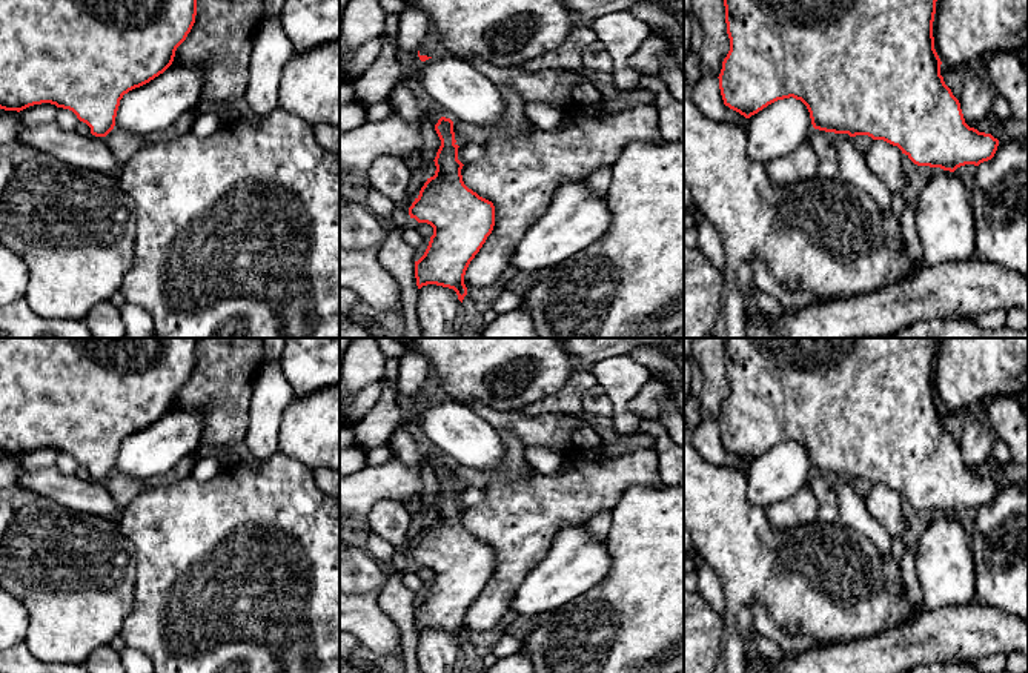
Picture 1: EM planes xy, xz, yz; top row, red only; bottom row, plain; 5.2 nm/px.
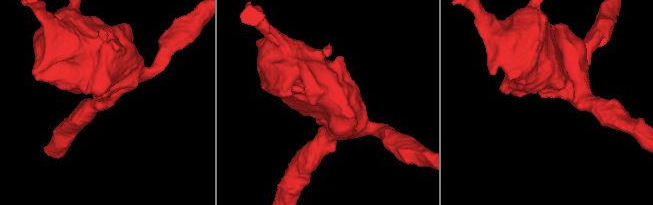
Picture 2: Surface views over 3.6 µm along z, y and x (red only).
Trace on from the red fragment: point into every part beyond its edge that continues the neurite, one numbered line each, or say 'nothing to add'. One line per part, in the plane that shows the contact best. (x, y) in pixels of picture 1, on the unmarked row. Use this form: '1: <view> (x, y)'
nothing to add

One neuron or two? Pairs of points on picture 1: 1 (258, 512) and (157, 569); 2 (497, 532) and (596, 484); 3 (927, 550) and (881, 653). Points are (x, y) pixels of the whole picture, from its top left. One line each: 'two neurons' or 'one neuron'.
1: one neuron
2: one neuron
3: two neurons

